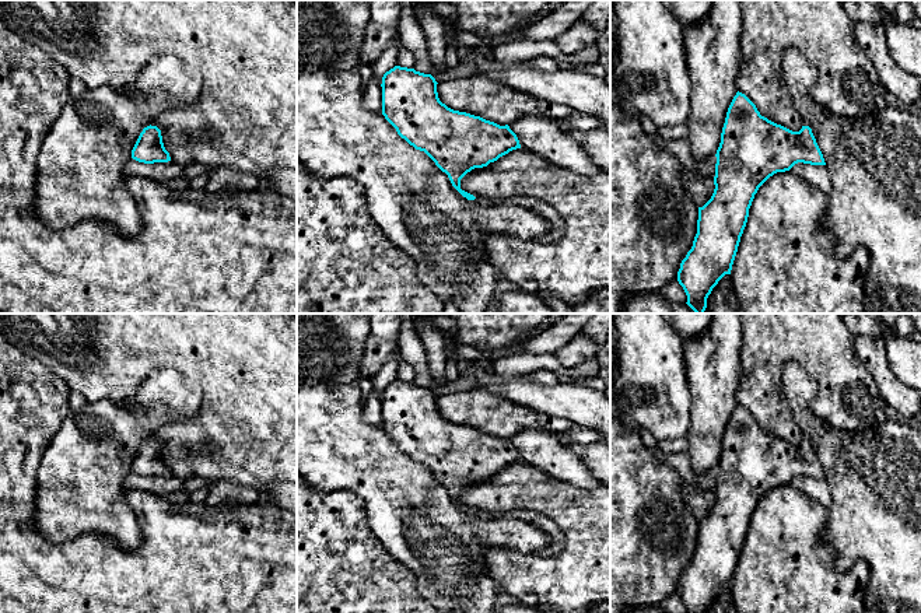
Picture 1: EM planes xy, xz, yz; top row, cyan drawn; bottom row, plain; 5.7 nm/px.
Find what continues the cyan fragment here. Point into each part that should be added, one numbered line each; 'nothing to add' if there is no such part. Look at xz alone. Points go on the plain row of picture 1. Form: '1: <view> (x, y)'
1: xz (538, 519)

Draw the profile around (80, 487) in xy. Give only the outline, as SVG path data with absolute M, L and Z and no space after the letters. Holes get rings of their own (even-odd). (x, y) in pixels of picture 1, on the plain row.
M172 368L153 371L139 386L130 404L97 402L64 417L45 451L36 473L34 528L52 543L67 543L90 533L109 537L123 549L136 550L143 532L126 502L125 479L144 441L165 424L195 416L203 403L203 388Z

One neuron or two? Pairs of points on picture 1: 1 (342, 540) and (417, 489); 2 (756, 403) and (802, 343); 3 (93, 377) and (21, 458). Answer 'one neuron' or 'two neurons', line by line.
1: two neurons
2: one neuron
3: two neurons

